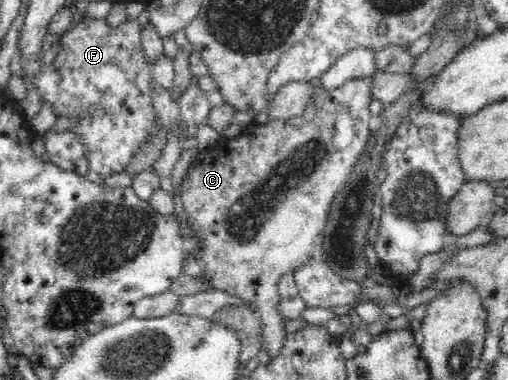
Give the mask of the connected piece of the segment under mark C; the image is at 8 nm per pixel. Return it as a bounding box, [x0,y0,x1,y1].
[180,75,373,361]

